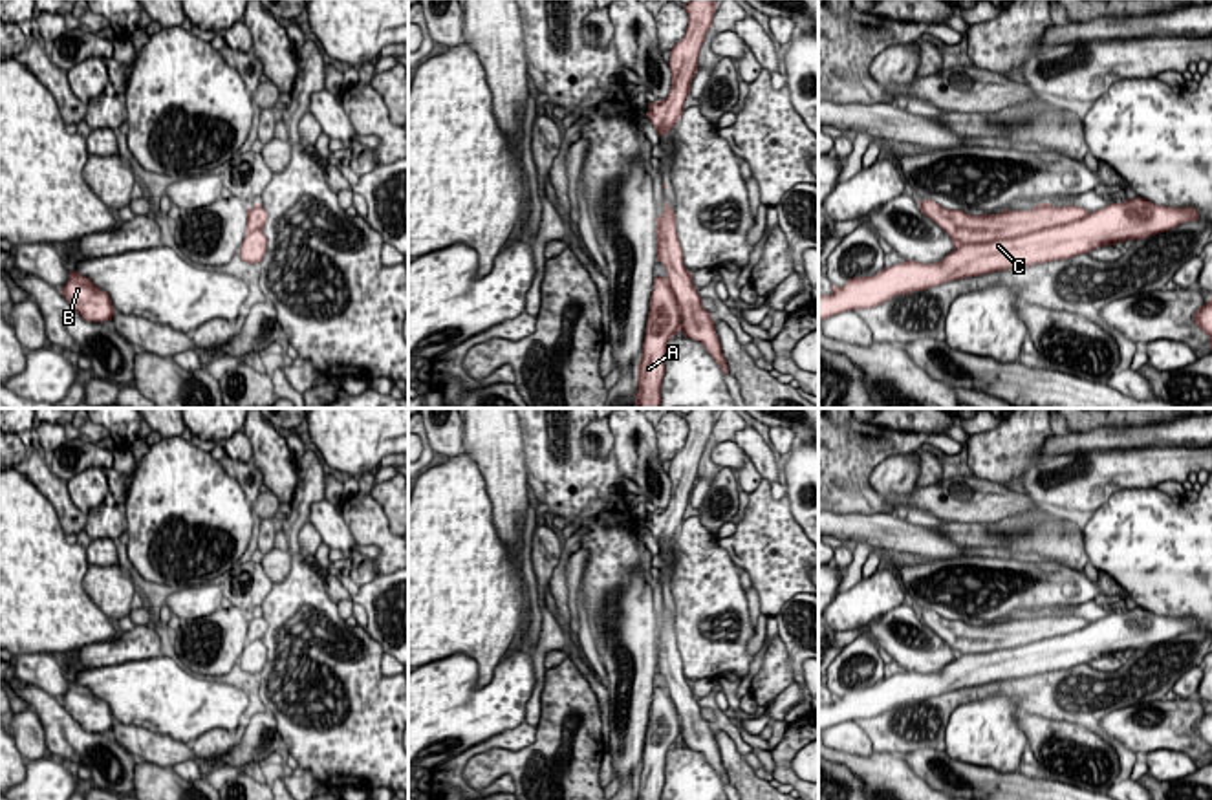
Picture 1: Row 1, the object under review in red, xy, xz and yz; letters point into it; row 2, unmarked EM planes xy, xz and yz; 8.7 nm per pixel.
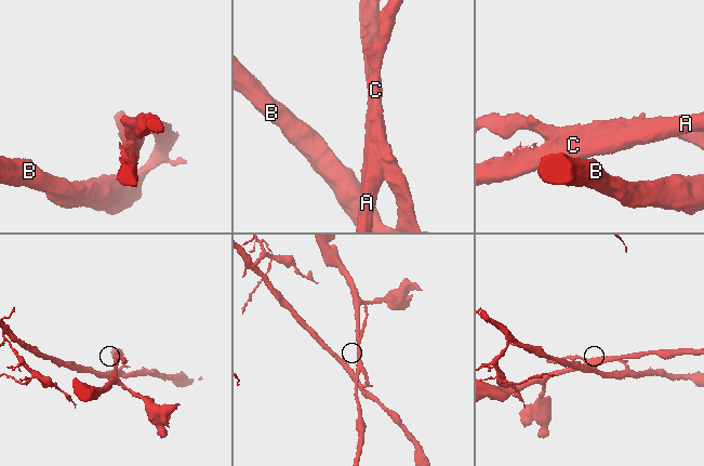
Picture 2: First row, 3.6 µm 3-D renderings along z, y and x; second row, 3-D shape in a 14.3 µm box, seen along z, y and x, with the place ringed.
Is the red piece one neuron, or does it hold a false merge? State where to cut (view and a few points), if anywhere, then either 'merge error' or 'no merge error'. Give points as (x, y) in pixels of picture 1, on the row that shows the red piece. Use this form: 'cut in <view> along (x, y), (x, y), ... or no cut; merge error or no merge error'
cut in yz along (1090, 213), (1022, 235), (982, 242), (952, 240); merge error

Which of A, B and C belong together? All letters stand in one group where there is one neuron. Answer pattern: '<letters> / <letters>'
A C / B

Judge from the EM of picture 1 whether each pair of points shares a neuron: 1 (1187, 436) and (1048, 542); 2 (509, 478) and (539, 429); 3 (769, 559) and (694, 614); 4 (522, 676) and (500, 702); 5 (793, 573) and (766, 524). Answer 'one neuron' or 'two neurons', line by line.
1: two neurons
2: two neurons
3: two neurons
4: one neuron
5: one neuron

